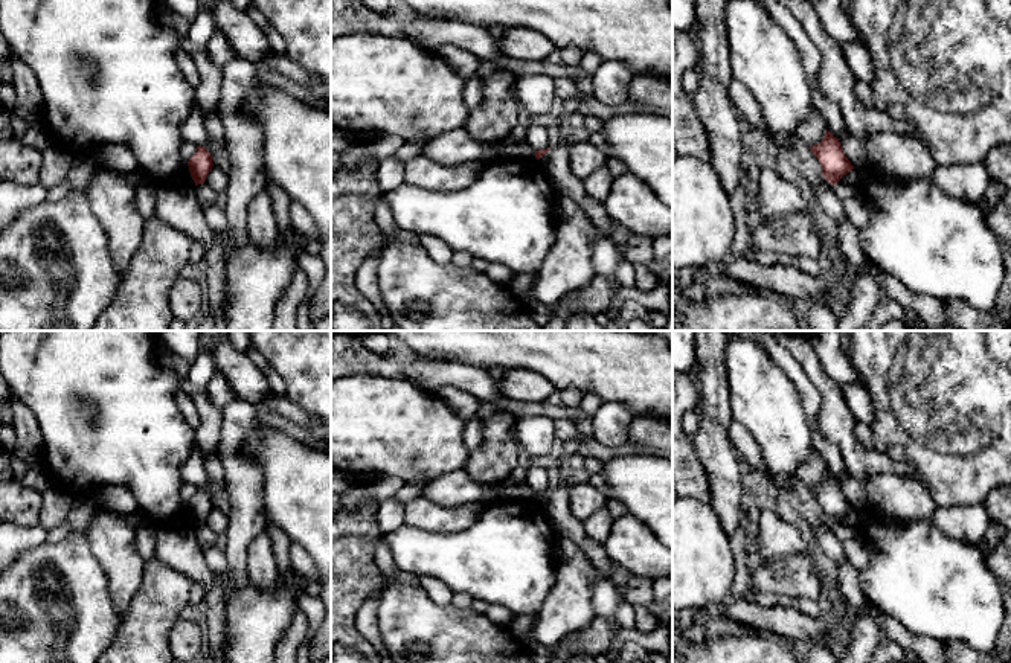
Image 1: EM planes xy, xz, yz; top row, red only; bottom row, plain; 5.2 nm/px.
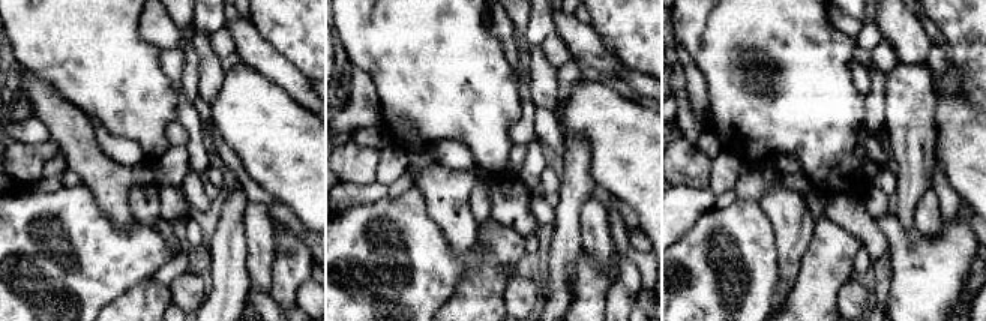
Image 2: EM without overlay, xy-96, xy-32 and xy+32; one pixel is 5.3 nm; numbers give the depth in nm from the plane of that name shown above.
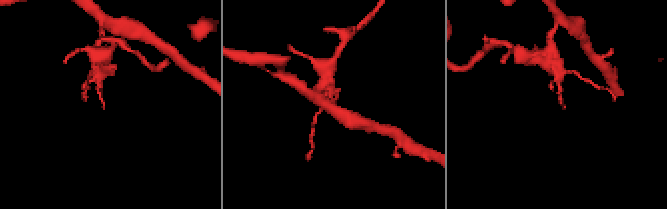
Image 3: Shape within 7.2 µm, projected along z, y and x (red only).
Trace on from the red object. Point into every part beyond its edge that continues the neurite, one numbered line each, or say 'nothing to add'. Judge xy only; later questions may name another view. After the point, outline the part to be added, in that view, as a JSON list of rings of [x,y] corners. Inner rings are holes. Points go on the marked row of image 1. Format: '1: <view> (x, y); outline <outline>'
nothing to add

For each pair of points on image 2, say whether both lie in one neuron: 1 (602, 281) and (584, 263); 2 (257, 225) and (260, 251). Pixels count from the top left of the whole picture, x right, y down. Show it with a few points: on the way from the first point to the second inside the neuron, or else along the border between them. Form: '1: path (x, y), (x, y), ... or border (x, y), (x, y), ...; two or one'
1: path (598, 276), (589, 267); one
2: path (260, 231), (260, 245); one

